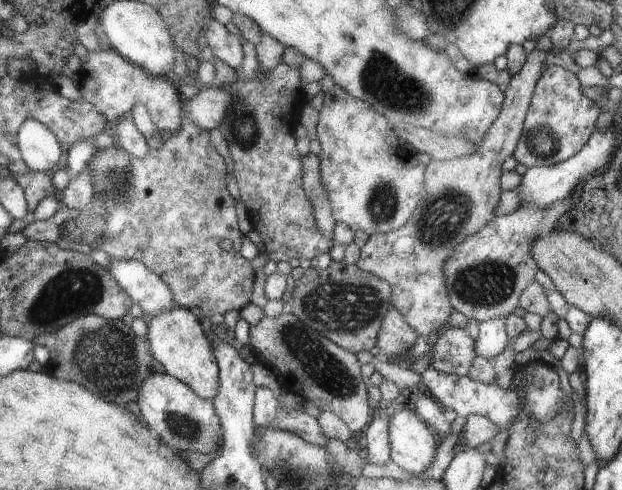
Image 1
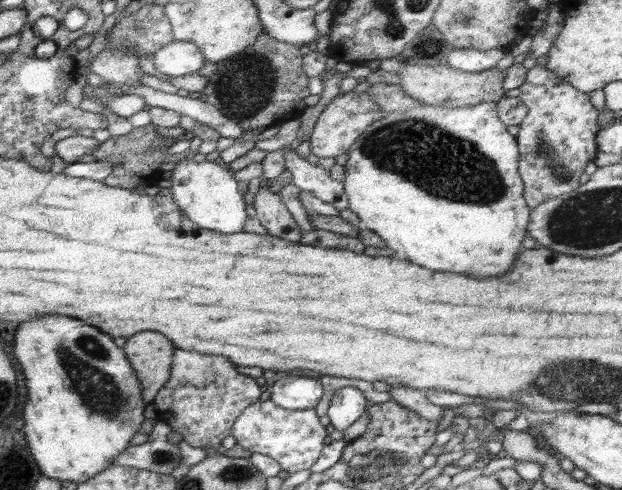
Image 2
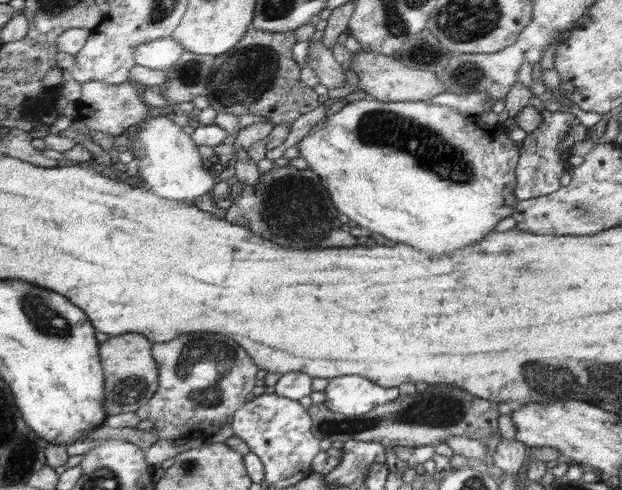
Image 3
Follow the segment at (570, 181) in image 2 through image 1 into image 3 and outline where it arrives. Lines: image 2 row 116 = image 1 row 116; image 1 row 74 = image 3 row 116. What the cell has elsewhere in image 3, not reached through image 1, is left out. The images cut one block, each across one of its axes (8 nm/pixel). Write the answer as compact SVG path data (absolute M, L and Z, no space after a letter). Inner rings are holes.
M542 110L542 124L536 130L527 133L525 139L520 142L520 160L518 166L518 177L516 178L515 196L520 201L540 198L548 194L556 193L560 189L560 176L566 168L566 156L564 152L556 152L562 138L566 138L566 132L572 126L574 114L570 112L550 112Z

